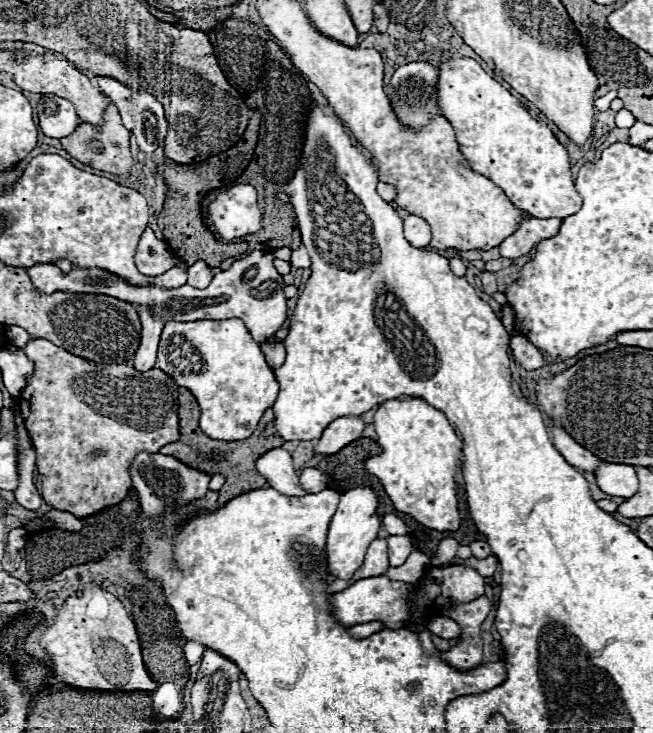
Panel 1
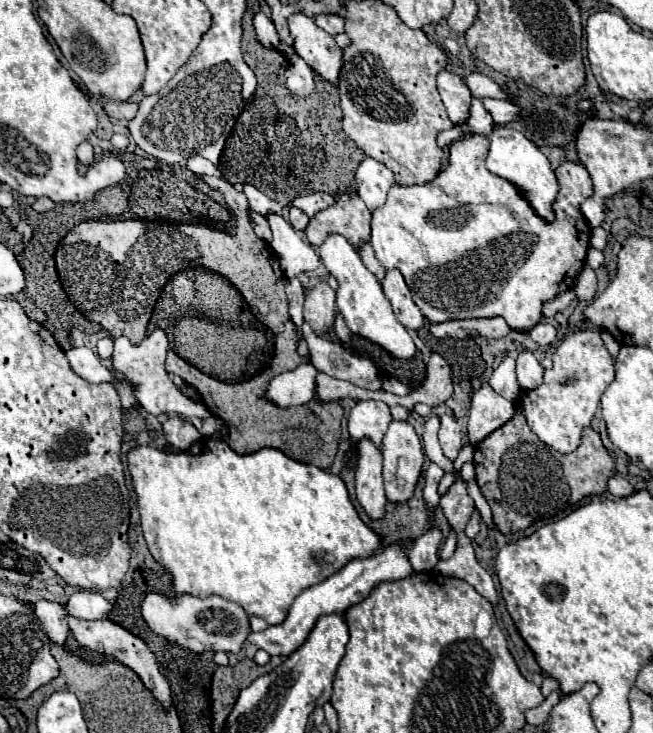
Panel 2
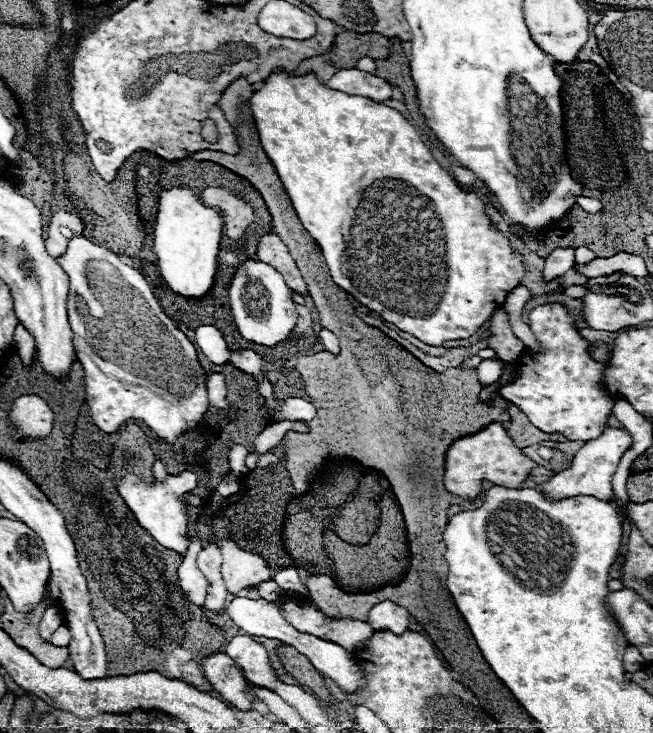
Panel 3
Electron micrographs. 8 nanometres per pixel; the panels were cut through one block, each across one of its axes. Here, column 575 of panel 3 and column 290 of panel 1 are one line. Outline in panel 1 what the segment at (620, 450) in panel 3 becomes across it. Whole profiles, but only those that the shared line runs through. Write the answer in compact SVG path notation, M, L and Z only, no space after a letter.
M272 448L256 460L258 472L270 482L272 488L286 496L304 496L306 490L302 488L296 470L292 466L292 456L284 448Z

